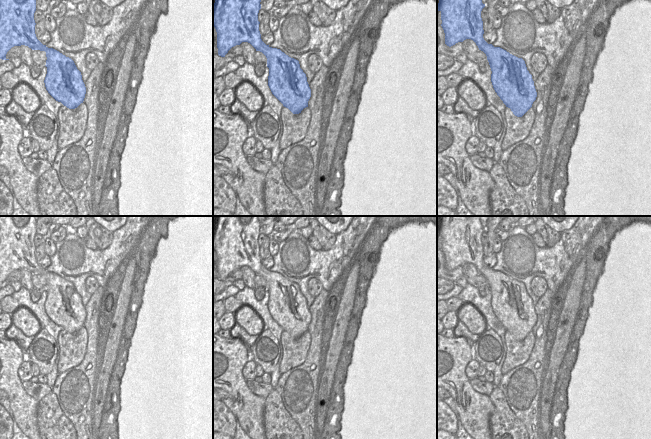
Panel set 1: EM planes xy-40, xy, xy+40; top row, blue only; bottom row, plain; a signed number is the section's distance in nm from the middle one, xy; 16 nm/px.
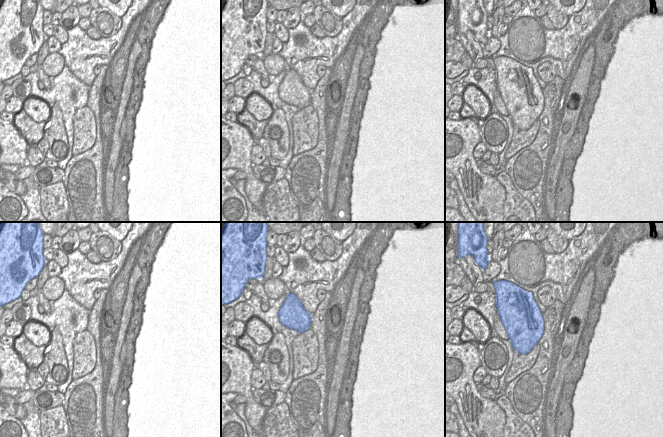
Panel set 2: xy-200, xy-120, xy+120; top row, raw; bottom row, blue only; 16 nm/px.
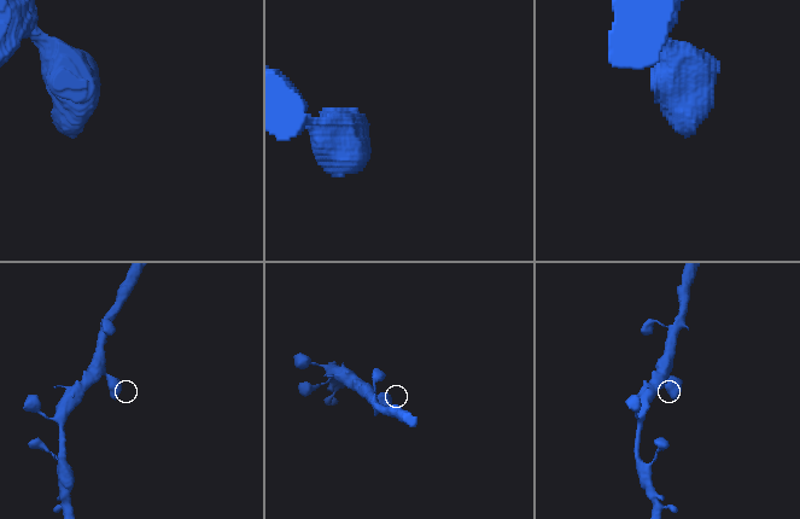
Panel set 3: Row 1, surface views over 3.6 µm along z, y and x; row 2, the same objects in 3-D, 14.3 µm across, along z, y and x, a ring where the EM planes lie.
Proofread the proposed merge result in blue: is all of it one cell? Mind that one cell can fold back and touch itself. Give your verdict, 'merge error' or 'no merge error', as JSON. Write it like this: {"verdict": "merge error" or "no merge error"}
{"verdict": "no merge error"}

